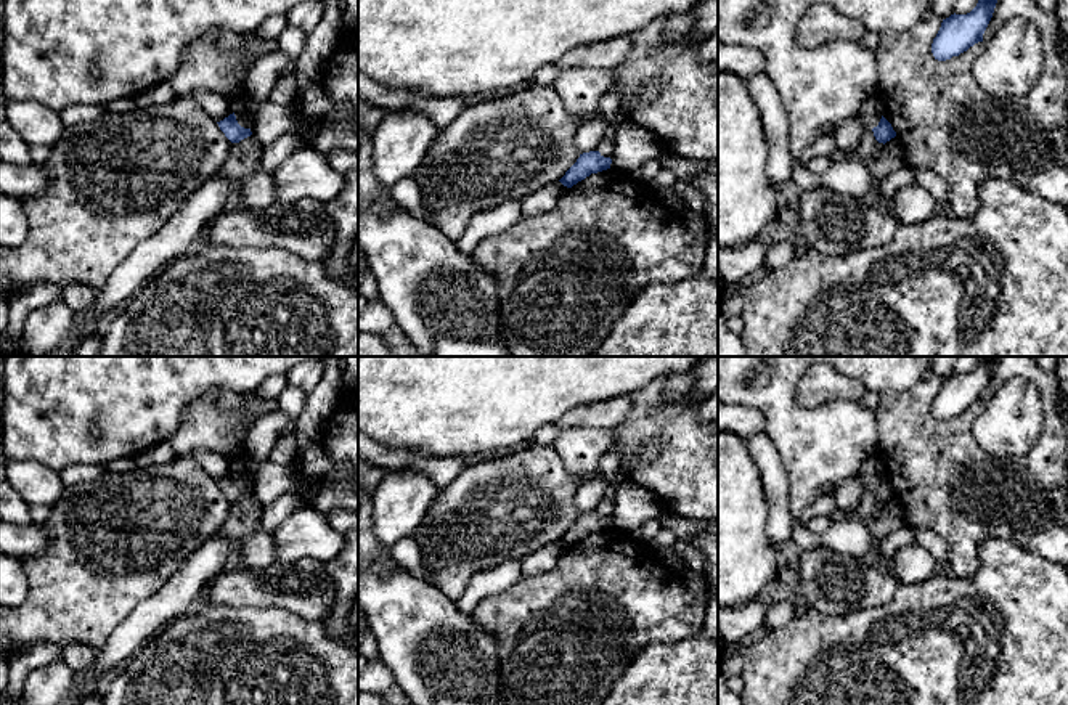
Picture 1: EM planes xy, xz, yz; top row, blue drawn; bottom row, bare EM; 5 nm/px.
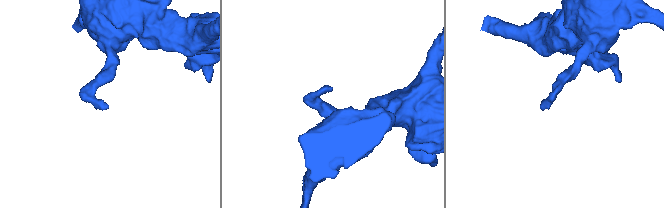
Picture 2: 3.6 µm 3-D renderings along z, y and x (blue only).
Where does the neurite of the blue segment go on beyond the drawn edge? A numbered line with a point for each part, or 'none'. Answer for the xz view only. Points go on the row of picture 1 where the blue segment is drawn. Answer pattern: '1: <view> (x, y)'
none

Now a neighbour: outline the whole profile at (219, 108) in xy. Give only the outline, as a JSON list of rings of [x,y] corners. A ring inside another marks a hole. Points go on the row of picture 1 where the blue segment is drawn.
[[[198,90],[190,95],[215,122],[234,112],[233,104],[217,92]]]

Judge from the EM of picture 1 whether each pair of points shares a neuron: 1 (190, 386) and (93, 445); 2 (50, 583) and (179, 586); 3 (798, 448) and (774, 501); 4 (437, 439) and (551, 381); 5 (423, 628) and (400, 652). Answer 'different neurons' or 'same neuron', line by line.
1: same neuron
2: different neurons
3: different neurons
4: same neuron
5: same neuron

